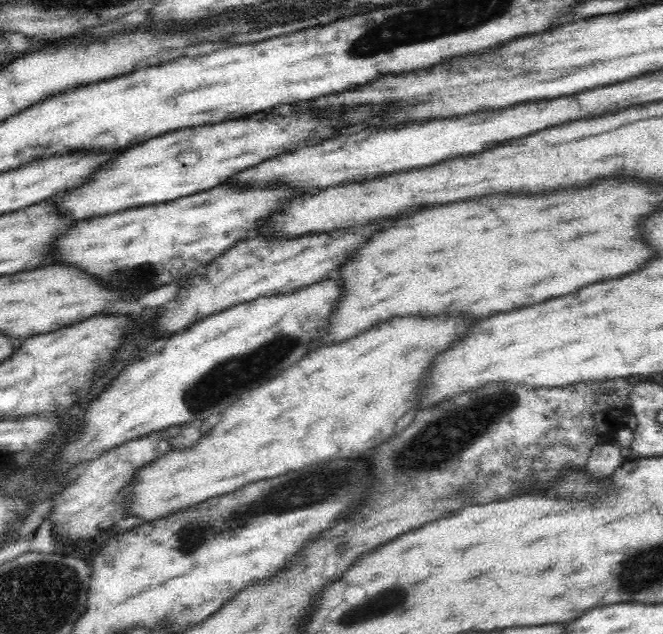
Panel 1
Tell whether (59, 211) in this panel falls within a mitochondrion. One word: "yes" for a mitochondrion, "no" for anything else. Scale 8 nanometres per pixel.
no

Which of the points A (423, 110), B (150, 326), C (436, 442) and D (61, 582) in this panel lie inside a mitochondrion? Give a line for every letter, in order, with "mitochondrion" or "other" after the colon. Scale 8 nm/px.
A: other
B: other
C: mitochondrion
D: mitochondrion

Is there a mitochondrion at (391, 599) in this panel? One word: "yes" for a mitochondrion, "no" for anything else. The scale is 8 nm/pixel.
yes

